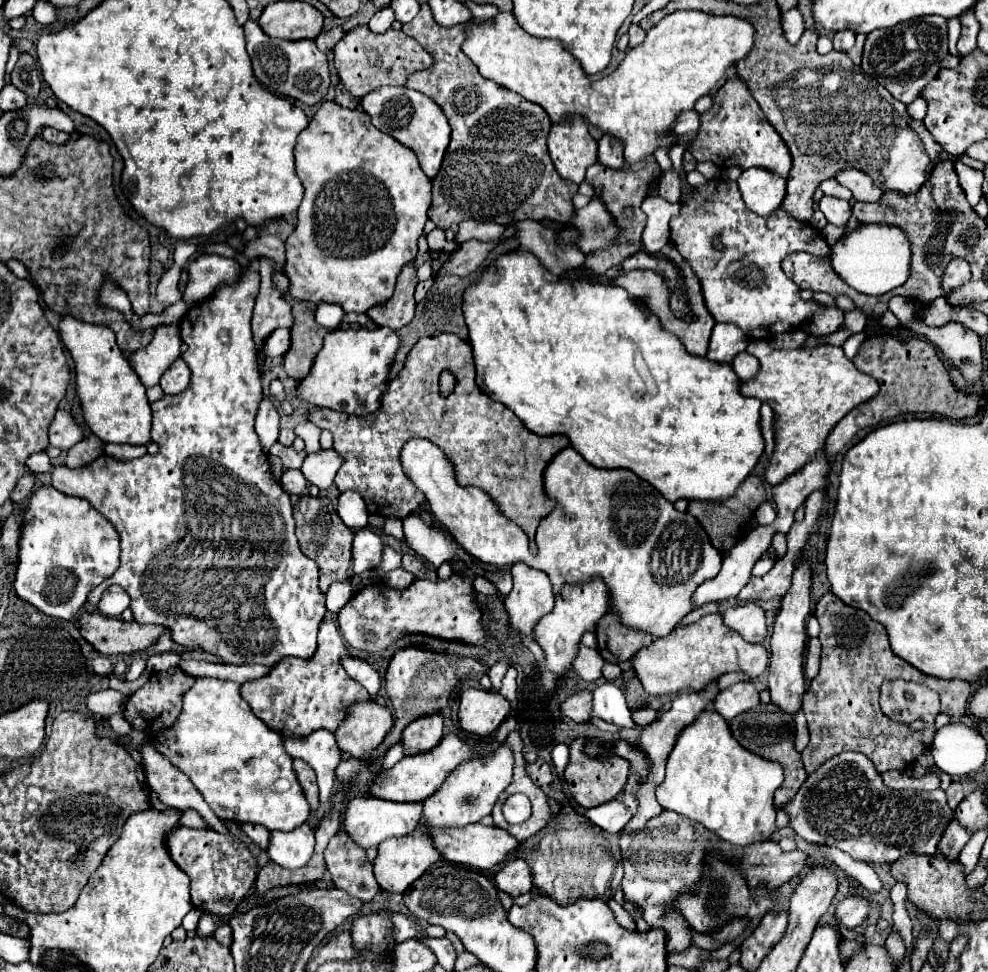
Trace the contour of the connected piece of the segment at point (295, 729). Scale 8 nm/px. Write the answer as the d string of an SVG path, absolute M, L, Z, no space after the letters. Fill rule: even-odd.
M322 622L318 632L318 650L312 660L292 658L280 660L266 676L246 682L242 686L242 698L250 704L252 712L272 730L282 736L304 738L312 732L324 728L334 732L338 724L344 720L344 712L348 704L370 700L368 692L354 682L340 664L340 656L346 654L346 646L342 642L342 634L334 622Z

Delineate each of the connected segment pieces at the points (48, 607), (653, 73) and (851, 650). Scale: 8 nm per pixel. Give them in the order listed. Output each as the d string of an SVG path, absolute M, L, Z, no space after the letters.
M56 488L34 490L28 502L24 504L22 512L24 512L24 524L20 530L20 552L18 552L18 566L14 578L14 592L20 600L32 604L34 608L52 618L76 620L86 602L88 592L106 578L110 578L120 564L118 532L86 500L76 496L66 496Z
M676 10L664 16L654 28L650 28L646 32L644 42L638 44L636 48L630 48L626 58L612 74L600 80L590 80L584 74L580 62L570 52L566 52L558 40L534 38L520 28L512 12L500 12L492 20L482 24L472 20L466 26L466 42L460 48L476 64L478 72L484 78L494 80L496 84L512 92L518 92L520 96L534 104L540 104L548 112L552 122L560 122L566 114L580 114L582 118L588 118L590 124L598 126L604 134L622 138L624 158L628 164L634 164L654 154L656 148L674 142L672 136L660 138L660 132L668 130L680 112L692 110L694 102L716 86L724 70L742 60L750 52L752 42L754 28L746 20L734 16L712 16L700 10Z
M828 592L818 600L814 616L822 628L818 636L822 642L822 664L820 674L810 682L802 704L810 730L810 744L802 754L804 770L808 774L816 772L820 764L844 750L856 750L868 756L880 774L888 770L906 770L916 756L922 754L924 746L918 744L916 735L912 735L917 732L910 730L906 724L892 722L880 712L878 696L884 680L904 678L916 684L926 684L940 694L944 714L950 714L956 720L966 714L972 686L964 680L940 680L920 674L914 666L892 652L886 630L880 628L880 624L866 612L844 604Z

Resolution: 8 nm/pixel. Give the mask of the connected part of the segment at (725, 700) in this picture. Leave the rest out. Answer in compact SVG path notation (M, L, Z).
M738 682L726 690L722 690L714 700L714 710L724 716L726 720L732 720L734 716L752 710L760 704L758 690L752 682Z

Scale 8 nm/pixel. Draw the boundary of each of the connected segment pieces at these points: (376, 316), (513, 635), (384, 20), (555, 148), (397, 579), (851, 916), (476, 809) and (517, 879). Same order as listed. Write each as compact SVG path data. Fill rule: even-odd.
M406 264L398 276L394 296L386 304L374 306L372 310L368 310L368 316L376 324L388 326L392 330L406 326L414 316L414 304L416 304L414 302L414 288L416 288L416 284L418 284L416 268L414 268L414 264Z
M524 562L514 564L510 572L514 588L506 596L504 606L510 616L508 624L510 640L520 644L522 640L518 632L524 632L532 640L532 628L540 616L552 610L554 594L552 594L552 582L544 572L528 568Z
M382 8L382 10L378 10L378 12L370 18L368 28L370 28L374 34L384 34L384 32L390 28L392 22L394 22L394 10L392 10L392 8Z
M568 116L568 120L552 124L548 152L556 172L574 184L580 184L586 168L598 160L598 144L590 136L586 120L580 120L578 116Z
M396 568L392 572L386 574L384 582L390 586L390 588L396 588L396 590L402 590L402 588L408 588L412 582L414 582L414 576L410 572L406 572L404 568Z
M848 896L836 906L836 922L846 928L858 928L868 918L870 902L864 896Z
M498 748L492 756L466 760L444 780L444 784L424 802L424 818L434 826L466 826L472 822L480 822L488 816L498 800L498 796L510 786L512 782L512 768L514 756L510 748Z
M514 858L514 860L508 860L504 864L504 868L496 874L494 878L496 882L496 888L510 894L512 898L520 896L520 894L528 894L532 892L532 872L530 872L530 866L526 864L526 860L522 858Z

